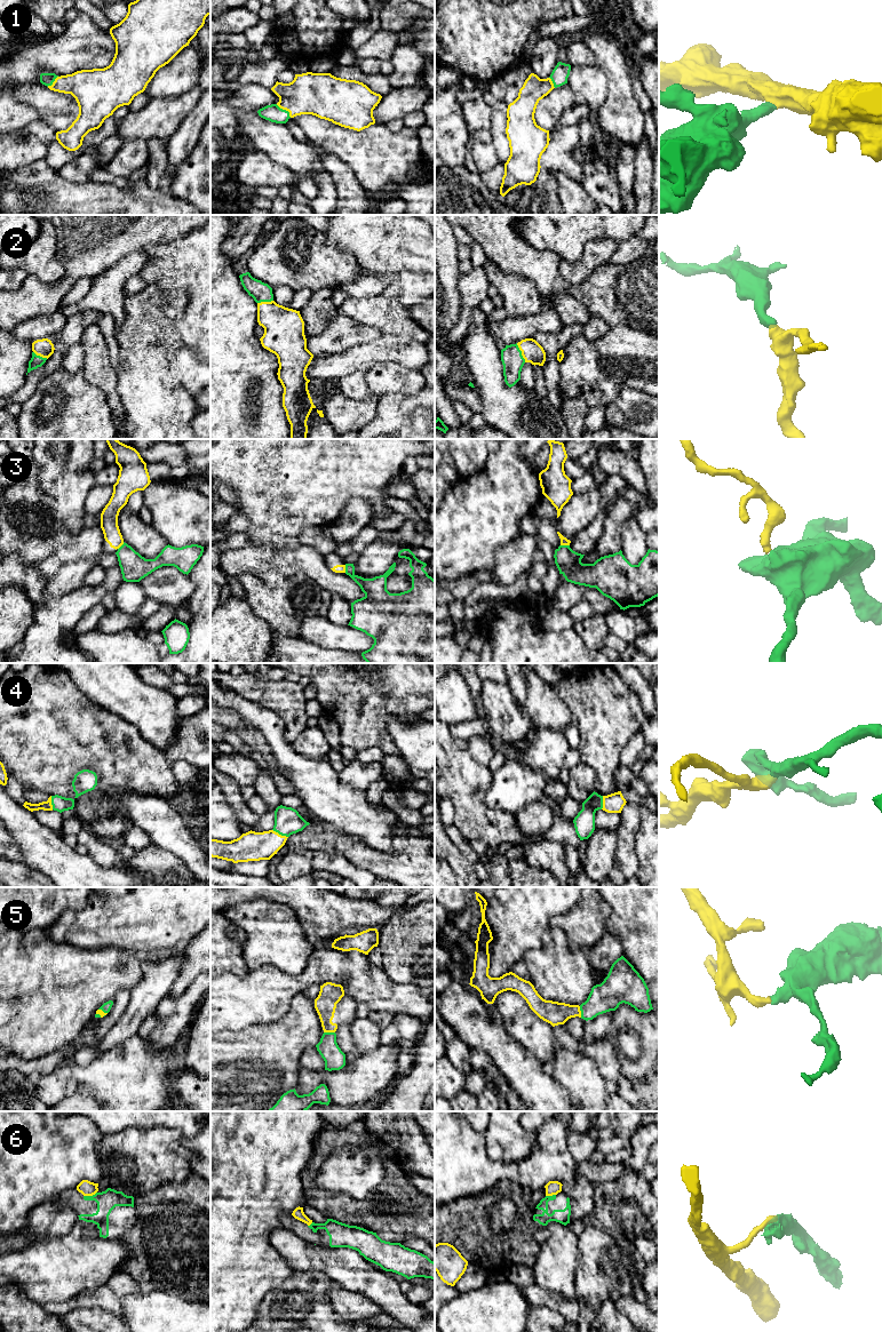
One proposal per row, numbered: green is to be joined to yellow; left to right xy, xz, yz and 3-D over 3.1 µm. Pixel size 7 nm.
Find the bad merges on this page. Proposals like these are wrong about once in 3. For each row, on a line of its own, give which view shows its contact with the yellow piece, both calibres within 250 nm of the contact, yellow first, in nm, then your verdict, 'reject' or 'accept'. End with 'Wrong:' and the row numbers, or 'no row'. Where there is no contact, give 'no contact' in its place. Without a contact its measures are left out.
1: meets yellow in xz; 300 nm thick on the yellow side, 120 nm on the other; accept
2: meets yellow in yz; 150 nm thick on the yellow side, 150 nm on the other; accept
3: meets yellow in yz; 60 nm thick on the yellow side, 180 nm on the other; reject
4: meets yellow in xz; 200 nm thick on the yellow side, 190 nm on the other; accept
5: meets yellow in xz; 160 nm thick on the yellow side, 150 nm on the other; accept
6: meets yellow in xy; 110 nm thick on the yellow side, 150 nm on the other; reject
Wrong: 3, 6

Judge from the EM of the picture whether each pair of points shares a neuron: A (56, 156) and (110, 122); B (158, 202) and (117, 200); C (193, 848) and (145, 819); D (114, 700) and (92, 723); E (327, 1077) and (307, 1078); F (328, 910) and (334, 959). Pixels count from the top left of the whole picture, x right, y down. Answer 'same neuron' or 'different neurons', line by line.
A: same neuron
B: same neuron
C: same neuron
D: different neurons
E: same neuron
F: different neurons

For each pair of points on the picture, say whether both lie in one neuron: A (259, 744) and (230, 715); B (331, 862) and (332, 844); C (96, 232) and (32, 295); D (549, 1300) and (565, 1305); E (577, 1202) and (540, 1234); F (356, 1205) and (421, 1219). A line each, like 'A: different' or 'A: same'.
A: same
B: different
C: same
D: same
E: different
F: same

